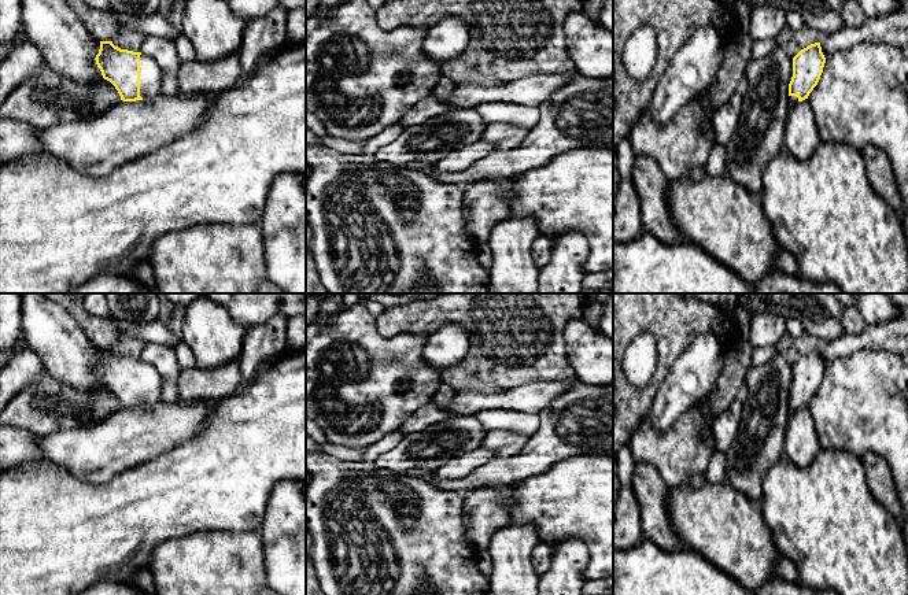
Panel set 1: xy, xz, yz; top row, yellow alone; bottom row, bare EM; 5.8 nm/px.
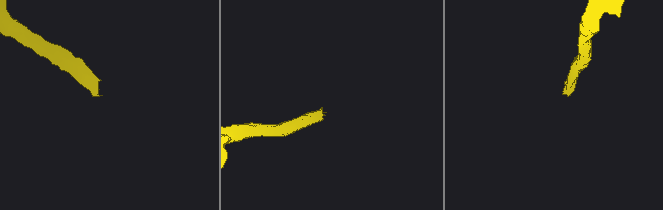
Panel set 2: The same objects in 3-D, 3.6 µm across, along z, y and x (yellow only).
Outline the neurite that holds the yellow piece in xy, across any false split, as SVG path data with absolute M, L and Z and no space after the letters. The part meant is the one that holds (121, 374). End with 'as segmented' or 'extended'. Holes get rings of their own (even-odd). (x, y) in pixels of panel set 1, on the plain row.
M100 348L95 367L103 385L118 398L121 407L151 407L162 403L160 377L151 363L121 356L112 348Z | extended

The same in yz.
M820 350L808 352L793 365L793 384L789 391L789 415L808 406L820 387L824 370L826 365L822 359Z | extended

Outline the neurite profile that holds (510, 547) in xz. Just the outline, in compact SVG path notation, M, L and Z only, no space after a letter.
M512 522L492 533L487 550L492 558L490 595L539 595L539 576L535 573L531 563L532 550L539 543L539 533L534 525L517 525Z

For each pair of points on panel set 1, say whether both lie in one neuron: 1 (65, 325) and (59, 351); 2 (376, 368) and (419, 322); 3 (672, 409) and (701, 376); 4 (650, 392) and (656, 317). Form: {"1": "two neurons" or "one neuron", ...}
{"1": "one neuron", "2": "two neurons", "3": "one neuron", "4": "one neuron"}

